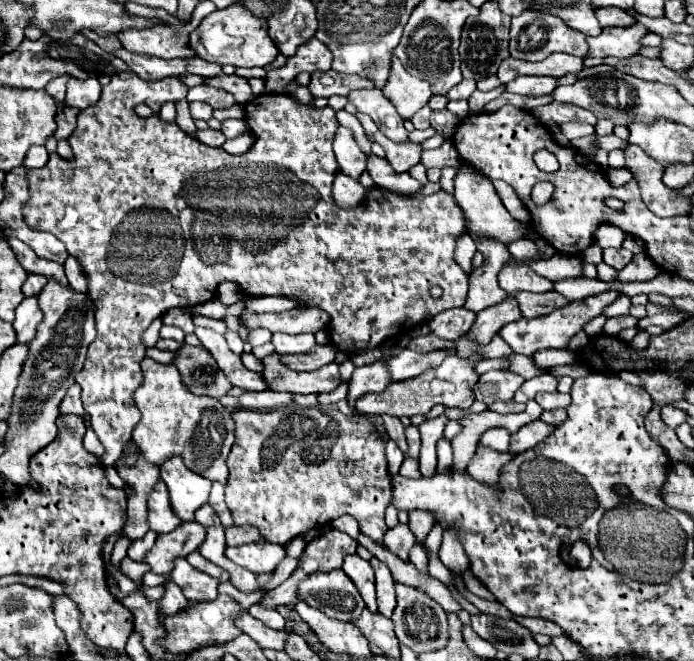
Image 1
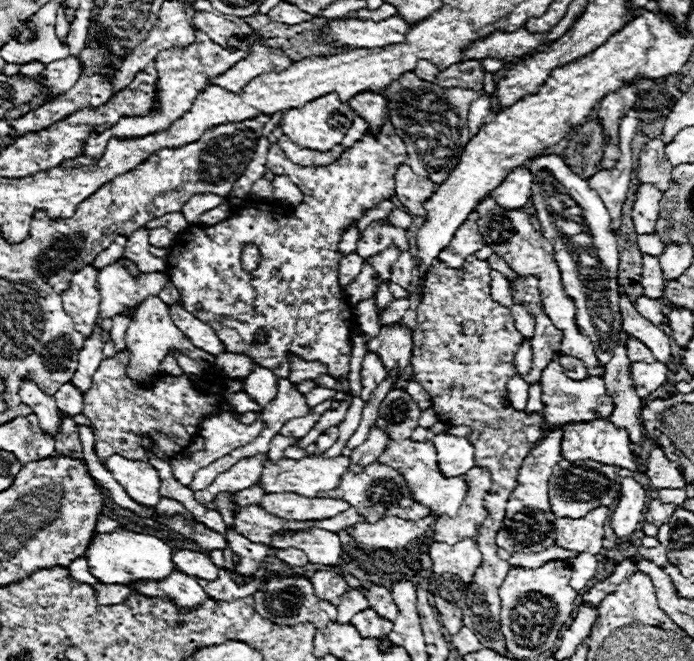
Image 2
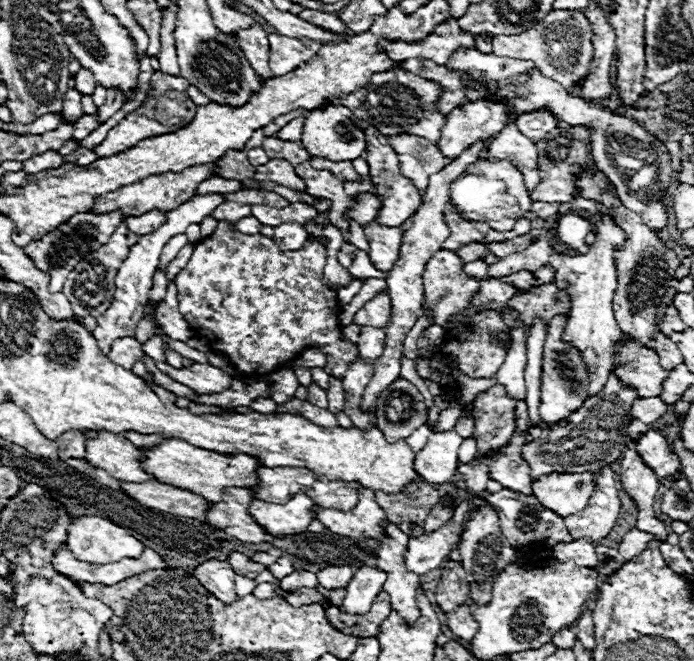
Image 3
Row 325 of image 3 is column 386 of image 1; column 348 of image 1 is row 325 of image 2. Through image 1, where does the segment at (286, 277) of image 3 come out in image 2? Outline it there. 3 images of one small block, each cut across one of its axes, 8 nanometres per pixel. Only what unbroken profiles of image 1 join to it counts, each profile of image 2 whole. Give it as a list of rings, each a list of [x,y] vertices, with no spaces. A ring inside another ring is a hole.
[[[390,122],[382,126],[378,140],[374,140],[374,136],[370,134],[364,134],[362,140],[354,144],[354,148],[346,150],[342,158],[338,158],[334,164],[326,168],[302,168],[300,164],[294,164],[278,148],[278,144],[272,144],[266,158],[266,168],[274,174],[286,174],[290,180],[294,180],[306,196],[304,202],[292,208],[288,214],[280,216],[262,216],[256,212],[232,210],[230,216],[216,226],[192,224],[184,232],[180,232],[176,242],[178,246],[171,248],[167,255],[166,274],[180,292],[184,308],[198,320],[210,324],[210,328],[224,342],[228,352],[248,354],[260,366],[270,368],[278,378],[286,378],[290,372],[290,362],[286,356],[288,352],[304,356],[306,360],[318,360],[326,364],[328,374],[336,380],[348,376],[352,352],[350,334],[354,322],[350,322],[352,308],[346,302],[344,290],[336,274],[340,262],[340,236],[342,230],[346,230],[354,220],[360,220],[360,216],[368,208],[376,206],[380,200],[390,198],[394,194],[394,174],[404,162],[406,146],[402,138],[394,134],[394,128],[390,128]],[[248,242],[256,244],[262,254],[258,268],[252,272],[242,270],[240,264],[242,246]],[[258,330],[268,334],[266,344],[254,344],[254,334]]]

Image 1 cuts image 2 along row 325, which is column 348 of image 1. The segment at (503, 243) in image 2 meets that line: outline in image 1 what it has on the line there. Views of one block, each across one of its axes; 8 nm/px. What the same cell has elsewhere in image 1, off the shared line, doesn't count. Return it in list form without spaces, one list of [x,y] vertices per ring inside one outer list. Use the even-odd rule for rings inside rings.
[[[348,554],[348,556],[344,556],[342,570],[356,584],[366,606],[374,612],[376,610],[376,594],[374,594],[374,570],[372,570],[372,566],[366,560],[362,560],[360,556]]]

